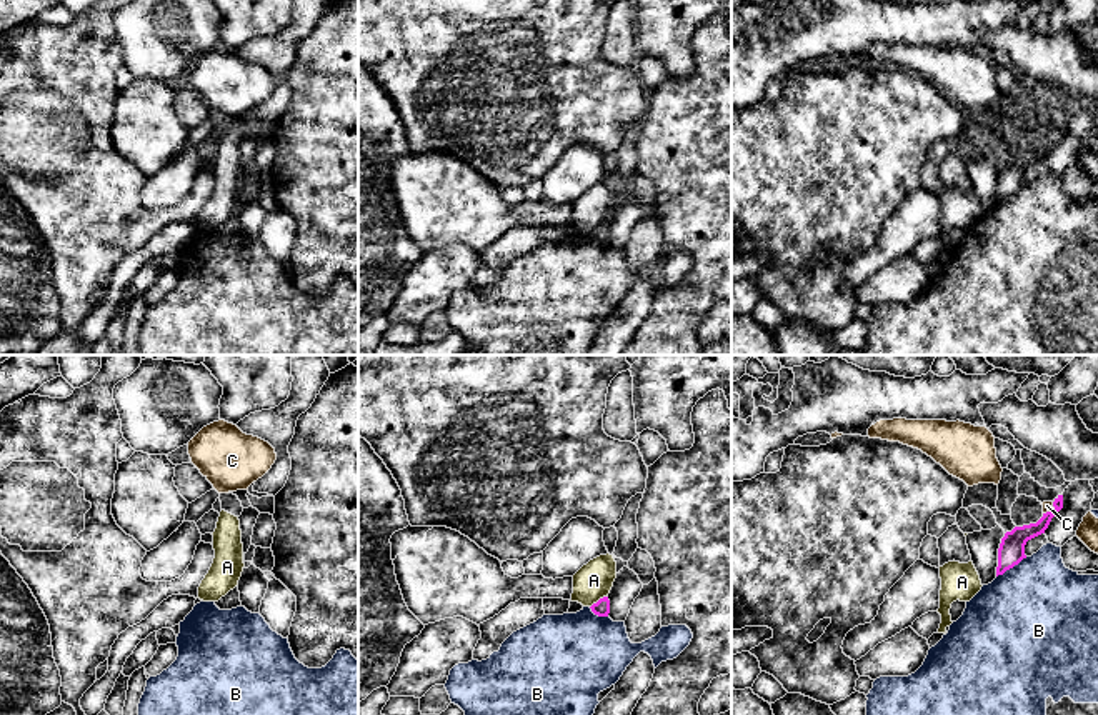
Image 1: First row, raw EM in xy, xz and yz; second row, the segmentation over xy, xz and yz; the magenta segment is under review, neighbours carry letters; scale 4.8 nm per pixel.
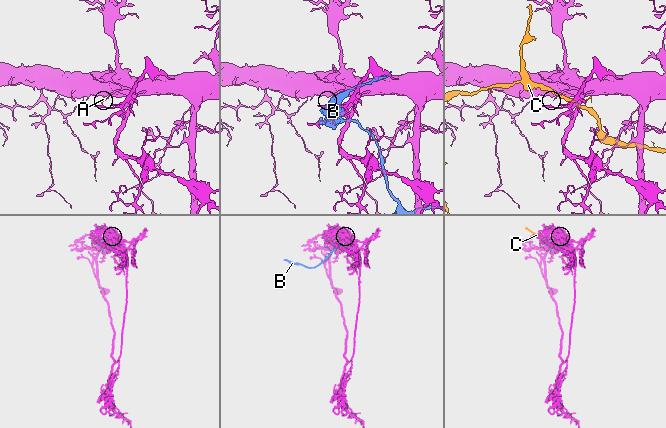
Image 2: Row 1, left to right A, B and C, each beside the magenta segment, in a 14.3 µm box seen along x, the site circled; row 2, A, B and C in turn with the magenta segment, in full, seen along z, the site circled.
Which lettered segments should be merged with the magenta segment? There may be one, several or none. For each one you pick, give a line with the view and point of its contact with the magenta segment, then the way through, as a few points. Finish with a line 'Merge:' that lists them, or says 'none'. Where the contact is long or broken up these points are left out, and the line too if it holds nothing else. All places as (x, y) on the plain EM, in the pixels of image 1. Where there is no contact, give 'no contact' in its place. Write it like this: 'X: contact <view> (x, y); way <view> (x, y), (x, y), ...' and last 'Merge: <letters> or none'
Merge: none

